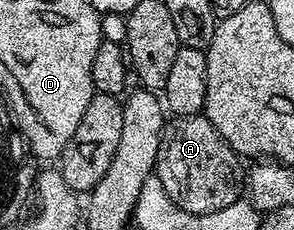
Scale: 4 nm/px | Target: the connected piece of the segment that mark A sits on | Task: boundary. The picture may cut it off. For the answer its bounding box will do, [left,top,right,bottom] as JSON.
[156,116,243,214]

